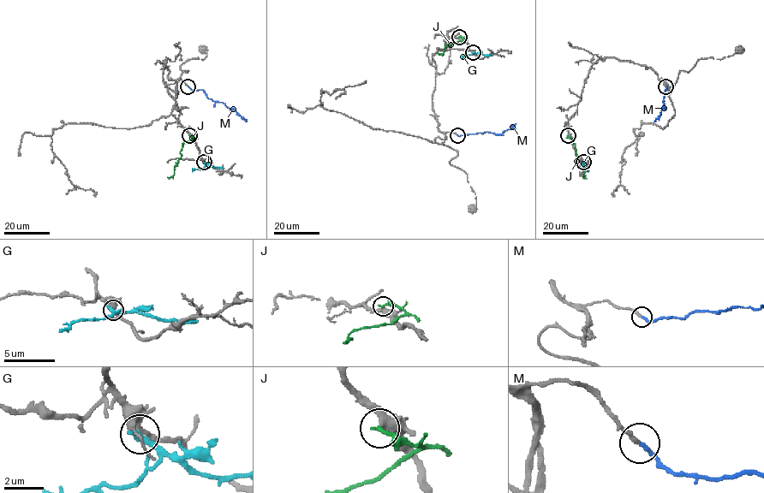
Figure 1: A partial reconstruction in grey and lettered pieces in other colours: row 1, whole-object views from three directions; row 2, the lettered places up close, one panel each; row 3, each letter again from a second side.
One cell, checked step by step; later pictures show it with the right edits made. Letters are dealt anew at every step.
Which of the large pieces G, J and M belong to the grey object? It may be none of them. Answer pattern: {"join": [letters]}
{"join": ["M"]}

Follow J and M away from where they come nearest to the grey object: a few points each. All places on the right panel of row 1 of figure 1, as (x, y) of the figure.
J: (568, 135), (574, 143), (576, 163), (583, 172), (583, 177)
M: (665, 86), (663, 102), (665, 109), (654, 121)

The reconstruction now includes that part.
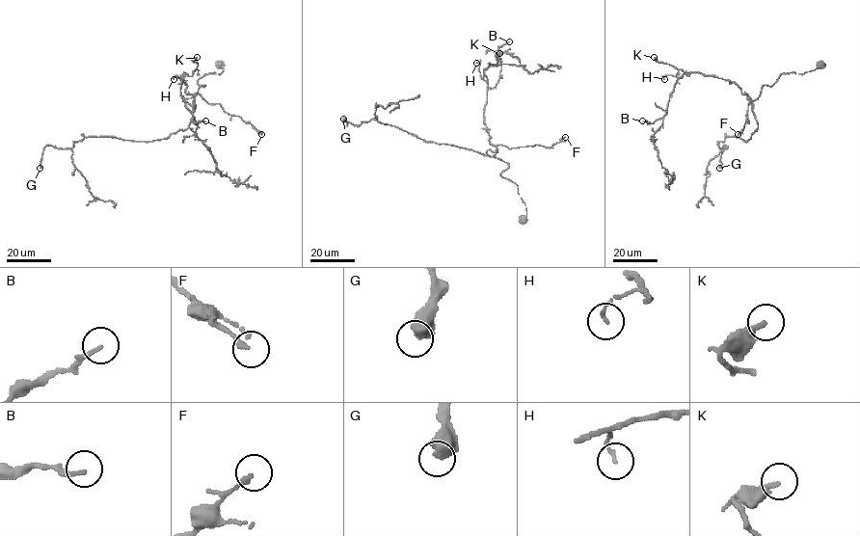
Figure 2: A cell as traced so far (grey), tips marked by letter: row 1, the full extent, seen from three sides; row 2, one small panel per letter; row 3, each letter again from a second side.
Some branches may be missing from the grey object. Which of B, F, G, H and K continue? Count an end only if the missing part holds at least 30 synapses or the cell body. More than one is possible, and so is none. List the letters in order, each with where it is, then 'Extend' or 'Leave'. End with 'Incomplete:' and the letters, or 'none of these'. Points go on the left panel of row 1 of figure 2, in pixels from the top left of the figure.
B: Place: (205, 120). Leave
F: Place: (261, 134). Leave
G: Place: (40, 168). Leave
H: Place: (174, 79). Leave
K: Place: (197, 57). Extend
Incomplete: K

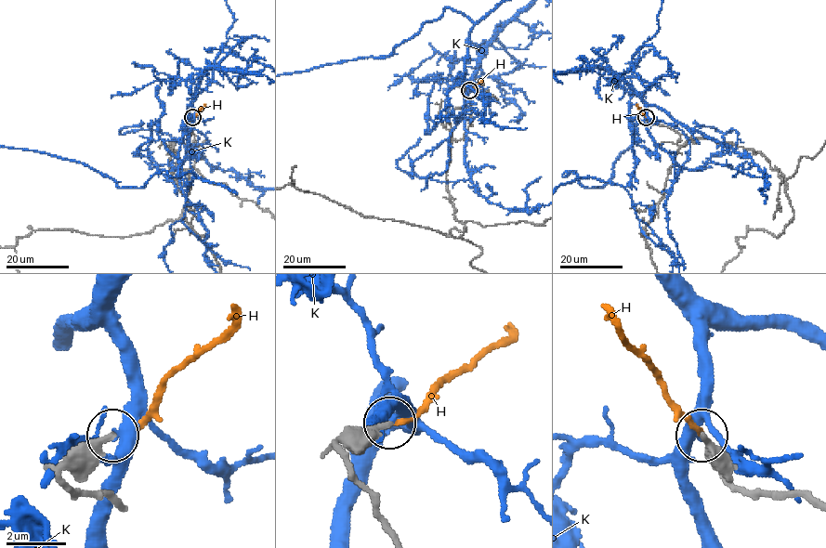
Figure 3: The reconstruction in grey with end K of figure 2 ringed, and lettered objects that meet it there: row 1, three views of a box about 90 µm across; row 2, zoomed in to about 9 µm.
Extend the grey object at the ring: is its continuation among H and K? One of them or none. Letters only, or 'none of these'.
H

